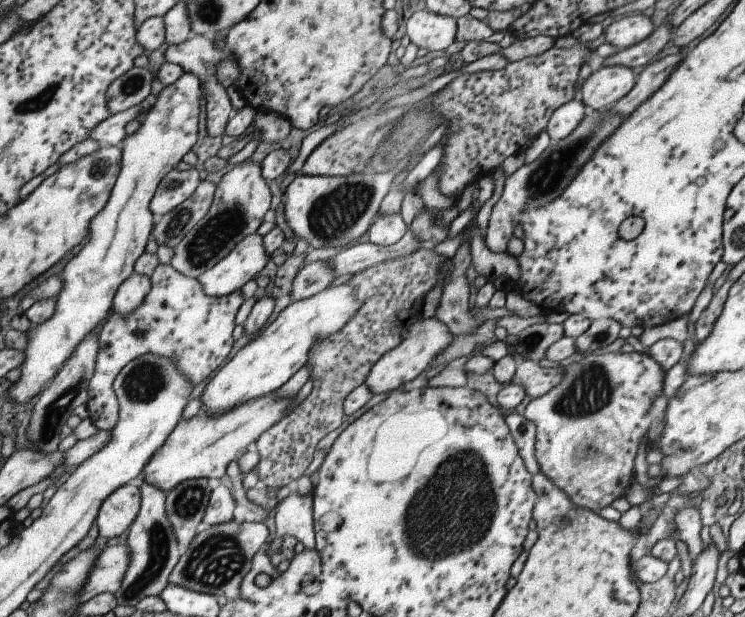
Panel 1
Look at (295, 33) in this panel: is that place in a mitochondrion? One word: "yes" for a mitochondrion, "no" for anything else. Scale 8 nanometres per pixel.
no

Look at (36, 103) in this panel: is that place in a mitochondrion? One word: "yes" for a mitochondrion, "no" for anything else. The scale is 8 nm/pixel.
yes

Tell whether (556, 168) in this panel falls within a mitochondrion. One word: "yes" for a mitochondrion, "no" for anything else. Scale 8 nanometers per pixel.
yes

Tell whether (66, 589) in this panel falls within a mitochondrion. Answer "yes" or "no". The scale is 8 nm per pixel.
yes

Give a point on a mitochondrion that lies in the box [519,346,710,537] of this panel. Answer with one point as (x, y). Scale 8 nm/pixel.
(591, 391)

